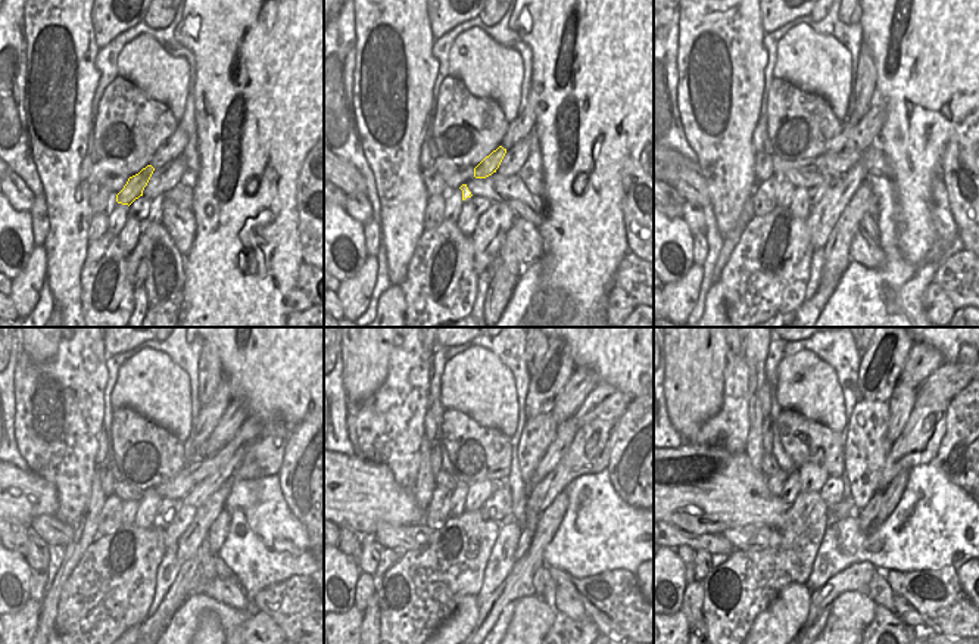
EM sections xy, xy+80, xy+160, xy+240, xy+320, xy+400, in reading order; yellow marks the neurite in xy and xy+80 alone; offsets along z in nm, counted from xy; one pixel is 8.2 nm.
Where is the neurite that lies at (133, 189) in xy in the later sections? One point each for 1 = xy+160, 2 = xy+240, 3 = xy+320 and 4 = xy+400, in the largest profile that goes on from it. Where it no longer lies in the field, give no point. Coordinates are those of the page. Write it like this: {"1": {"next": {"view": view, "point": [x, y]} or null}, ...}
{"1": {"next": {"view": "xy+160", "point": [836, 143]}}, "2": {"next": {"view": "xy+240", "point": [208, 416]}}, "3": {"next": {"view": "xy+320", "point": [551, 376]}}, "4": {"next": {"view": "xy+400", "point": [882, 361]}}}

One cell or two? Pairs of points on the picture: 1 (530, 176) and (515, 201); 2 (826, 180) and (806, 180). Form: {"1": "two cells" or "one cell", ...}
{"1": "two cells", "2": "one cell"}

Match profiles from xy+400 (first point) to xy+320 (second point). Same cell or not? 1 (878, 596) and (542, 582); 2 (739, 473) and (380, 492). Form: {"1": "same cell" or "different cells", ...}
{"1": "same cell", "2": "same cell"}

